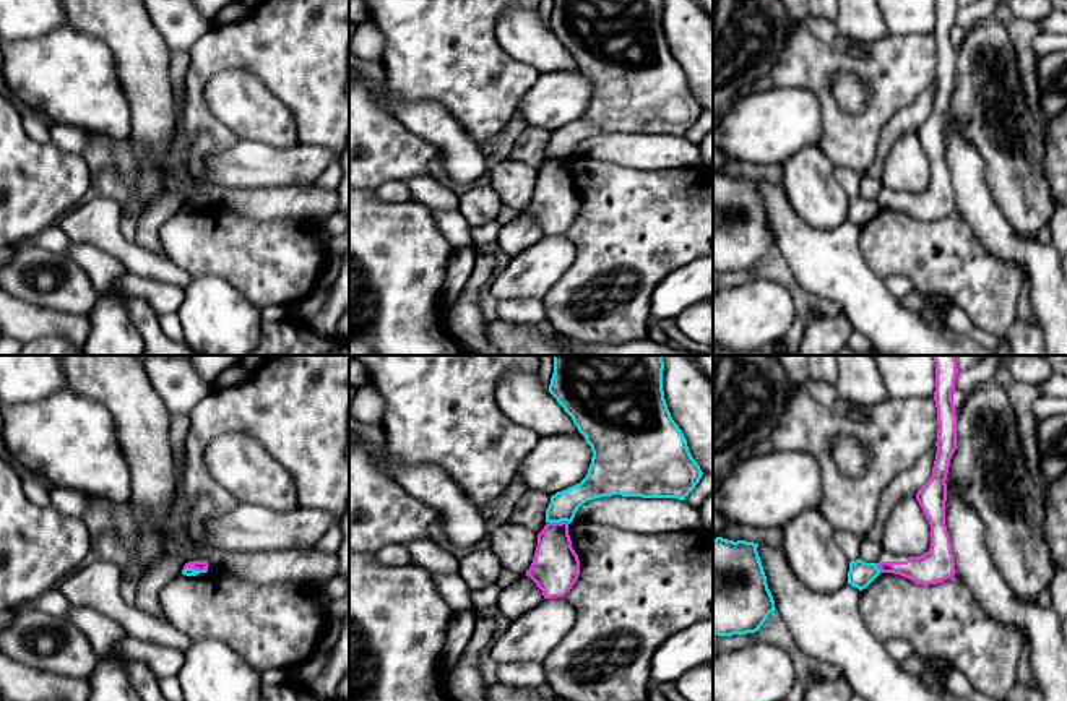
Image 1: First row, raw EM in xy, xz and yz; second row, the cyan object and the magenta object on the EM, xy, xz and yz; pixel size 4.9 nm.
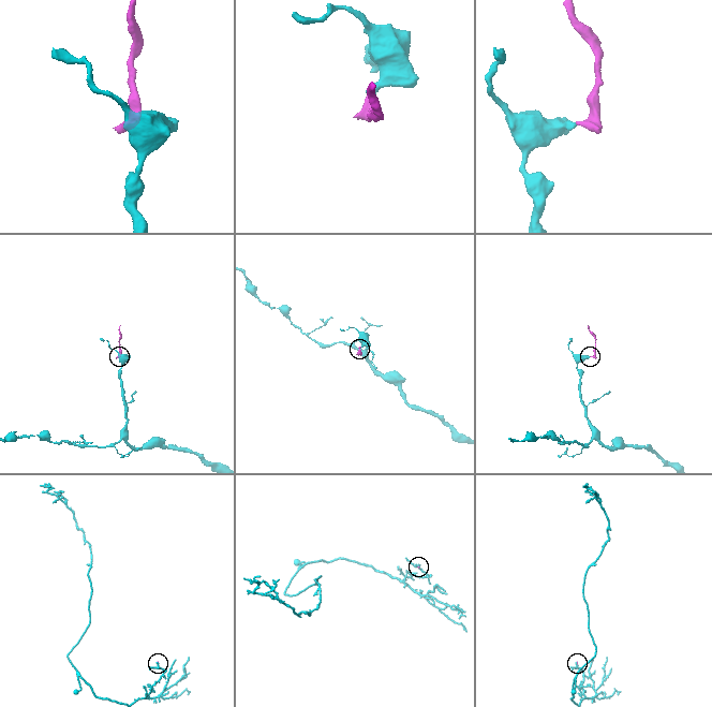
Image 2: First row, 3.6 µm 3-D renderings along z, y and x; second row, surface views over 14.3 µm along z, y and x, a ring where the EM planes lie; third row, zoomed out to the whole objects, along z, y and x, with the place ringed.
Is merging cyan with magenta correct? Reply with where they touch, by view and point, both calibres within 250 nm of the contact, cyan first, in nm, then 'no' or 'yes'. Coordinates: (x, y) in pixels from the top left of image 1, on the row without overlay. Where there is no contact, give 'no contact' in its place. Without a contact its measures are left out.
meets cyan in xz at (557, 158); 140 nm thick on the cyan side, 240 nm on the other; no

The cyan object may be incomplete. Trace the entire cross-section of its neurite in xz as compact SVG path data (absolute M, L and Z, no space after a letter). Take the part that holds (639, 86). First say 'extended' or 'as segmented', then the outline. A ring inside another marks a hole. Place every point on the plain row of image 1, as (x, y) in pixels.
as segmented; M554 0L549 29L572 54L593 94L580 120L551 133L546 159L572 159L583 140L601 133L685 136L695 125L703 109L667 45L663 6L664 0Z

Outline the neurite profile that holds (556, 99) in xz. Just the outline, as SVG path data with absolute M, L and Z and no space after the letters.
M580 68L542 73L523 94L516 112L523 114L528 127L552 133L580 120L588 110L591 94L591 83Z

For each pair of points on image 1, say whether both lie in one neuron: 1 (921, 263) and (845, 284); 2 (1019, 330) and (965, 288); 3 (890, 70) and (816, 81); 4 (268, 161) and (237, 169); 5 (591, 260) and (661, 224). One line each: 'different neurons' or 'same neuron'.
1: different neurons
2: different neurons
3: same neuron
4: same neuron
5: same neuron

